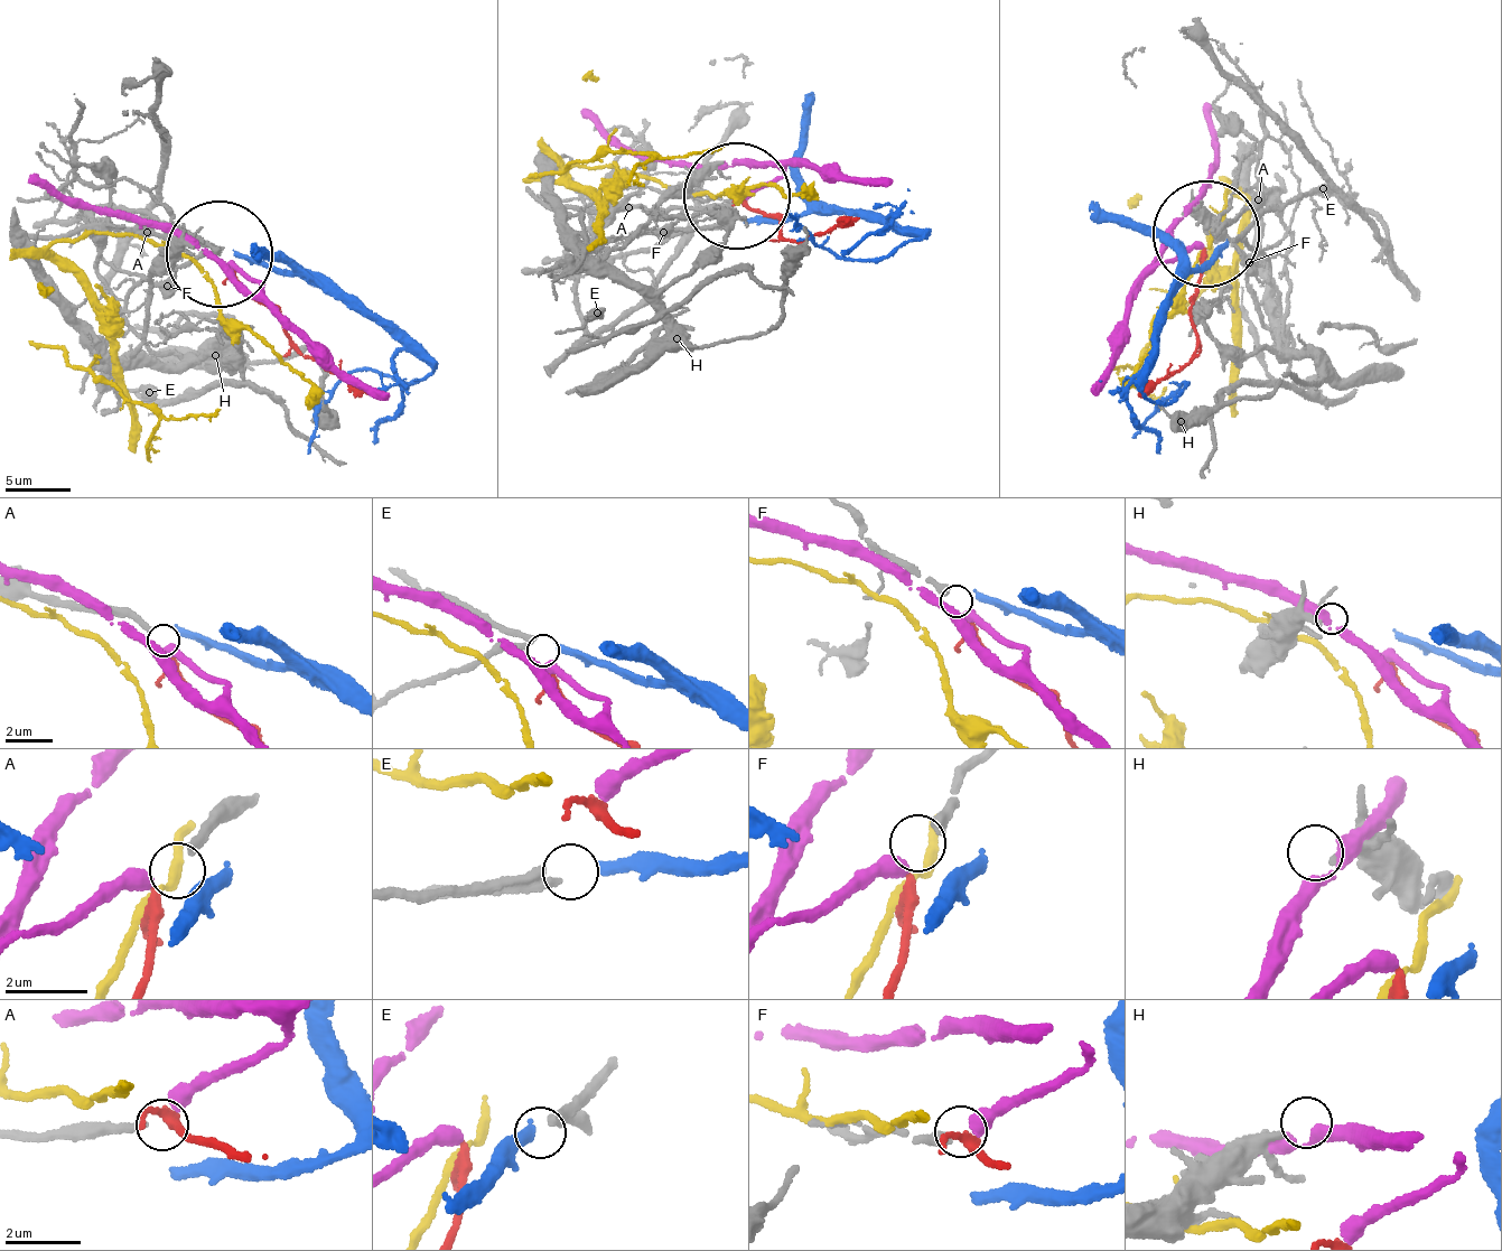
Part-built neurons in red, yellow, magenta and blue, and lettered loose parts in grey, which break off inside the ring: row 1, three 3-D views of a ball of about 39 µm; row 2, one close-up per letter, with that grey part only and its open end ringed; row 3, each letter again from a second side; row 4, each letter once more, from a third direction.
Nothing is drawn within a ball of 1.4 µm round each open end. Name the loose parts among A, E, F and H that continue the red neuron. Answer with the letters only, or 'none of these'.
F

